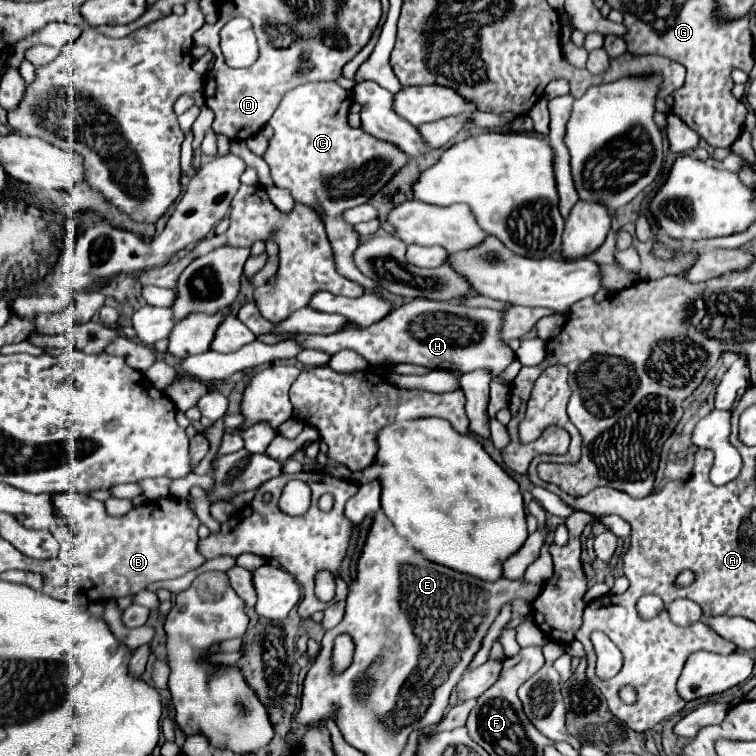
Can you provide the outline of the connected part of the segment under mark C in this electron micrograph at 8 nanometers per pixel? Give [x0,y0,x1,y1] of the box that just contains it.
[262,81,408,291]

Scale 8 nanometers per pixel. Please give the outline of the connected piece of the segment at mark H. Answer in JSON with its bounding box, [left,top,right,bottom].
[294,299,512,377]

